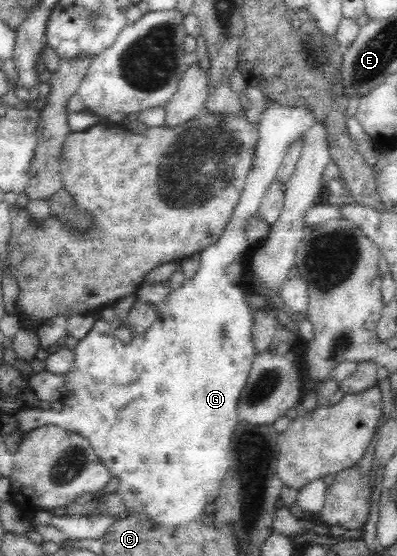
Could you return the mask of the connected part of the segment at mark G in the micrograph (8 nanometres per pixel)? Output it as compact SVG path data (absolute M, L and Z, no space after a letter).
M276 102L269 103L267 109L260 117L260 138L258 148L256 149L256 166L252 170L252 176L250 176L250 180L248 180L245 186L241 201L236 207L227 229L224 231L224 236L216 244L212 244L200 252L196 274L192 278L186 278L182 287L171 291L162 302L157 304L156 318L144 332L132 335L130 340L124 341L116 338L113 334L104 334L92 329L88 336L79 340L77 345L72 349L74 351L72 364L62 374L65 380L63 393L59 399L62 402L62 408L60 408L60 412L56 411L56 414L50 414L50 416L54 416L54 420L58 420L58 422L52 422L52 424L67 431L77 432L85 439L88 439L96 456L100 459L100 463L104 464L104 467L112 473L112 479L116 479L116 483L118 483L116 495L122 499L122 503L124 503L126 509L130 510L131 513L138 513L139 515L148 517L148 520L153 523L164 525L168 528L180 527L183 524L191 523L192 520L203 515L204 509L210 503L214 503L222 479L227 474L232 442L231 436L237 425L236 402L238 402L238 394L240 394L246 383L248 370L250 370L250 366L252 366L252 362L254 362L257 354L252 334L253 322L255 321L253 317L254 311L250 309L248 302L244 299L246 298L246 292L242 290L240 285L230 284L228 277L224 274L224 270L228 264L232 264L232 261L240 260L242 254L250 248L243 238L242 221L240 220L244 220L250 212L254 212L256 208L259 208L260 198L262 198L262 194L264 194L268 183L278 173L282 158L286 154L286 148L290 147L291 142L296 140L296 138L303 136L304 132L309 130L314 122L316 122L316 116L314 115L314 111L312 111L312 107L308 105L308 102L305 102L304 105L292 107L284 107L278 105Z

